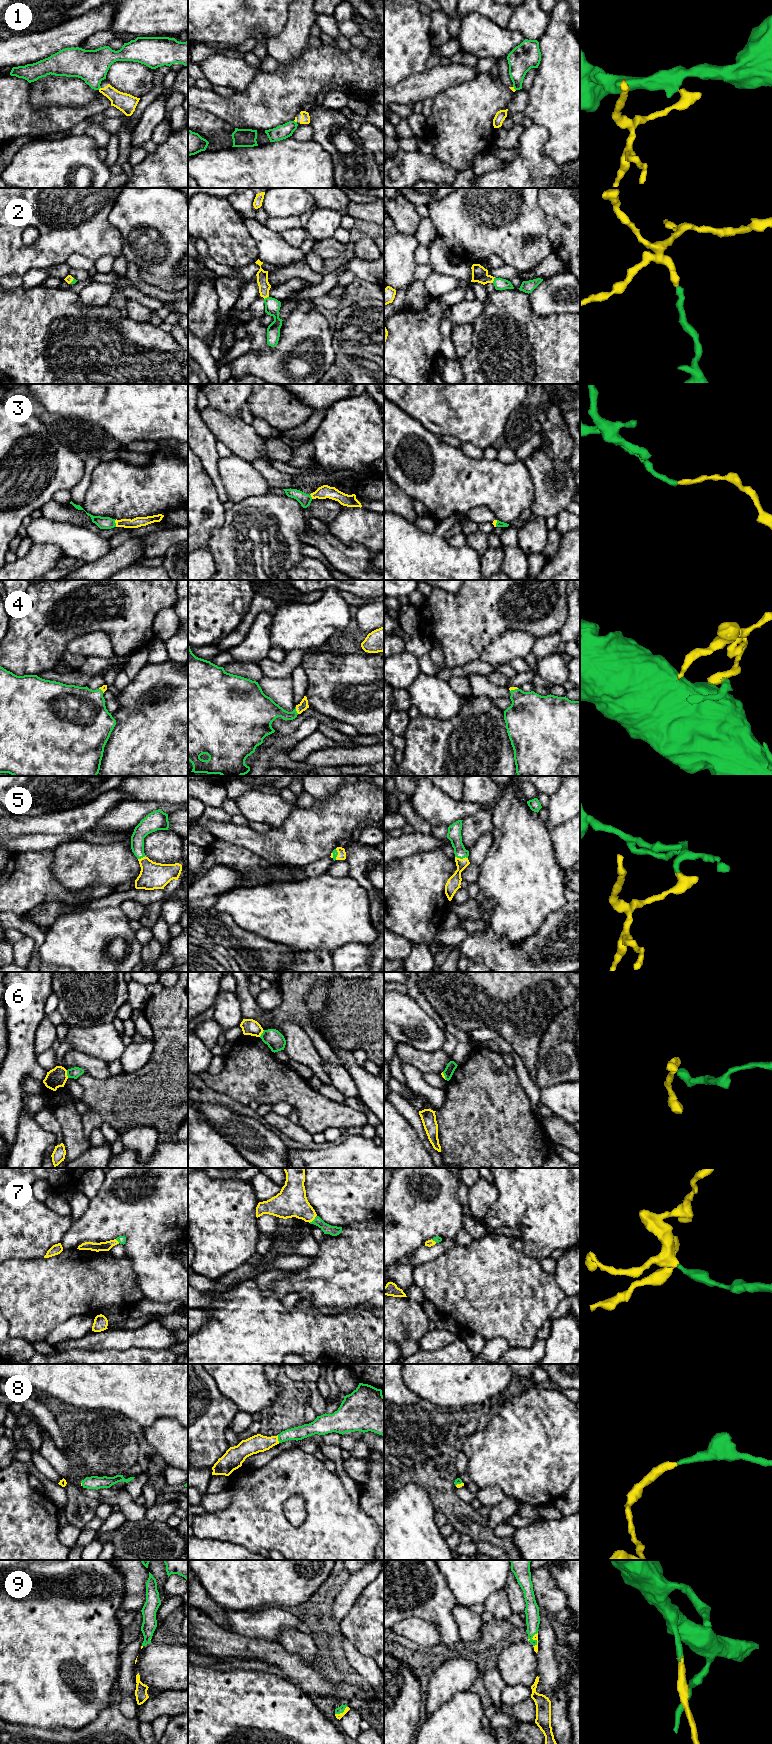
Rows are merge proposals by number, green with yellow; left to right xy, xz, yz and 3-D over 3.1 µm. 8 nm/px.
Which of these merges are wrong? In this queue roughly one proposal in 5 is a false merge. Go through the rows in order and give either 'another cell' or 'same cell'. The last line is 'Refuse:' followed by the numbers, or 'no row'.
1: another cell
2: same cell
3: same cell
4: same cell
5: same cell
6: another cell
7: same cell
8: same cell
9: same cell
Refuse: 1, 6

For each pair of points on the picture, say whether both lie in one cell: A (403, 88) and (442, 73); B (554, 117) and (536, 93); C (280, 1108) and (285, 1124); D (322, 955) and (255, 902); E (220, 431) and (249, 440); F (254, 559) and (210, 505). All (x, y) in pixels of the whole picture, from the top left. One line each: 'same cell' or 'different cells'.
A: same cell
B: same cell
C: different cells
D: different cells
E: same cell
F: different cells

